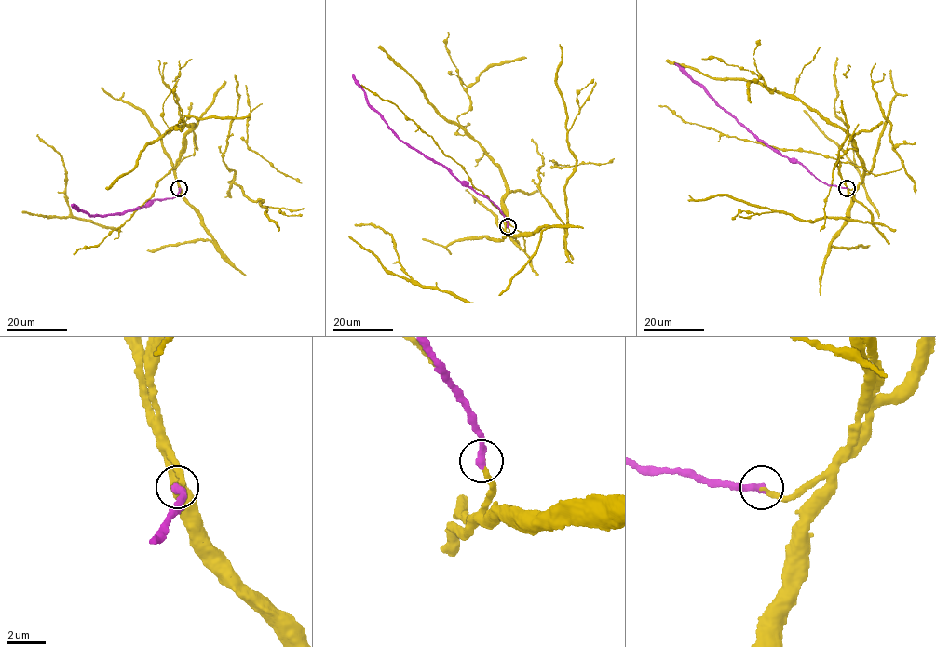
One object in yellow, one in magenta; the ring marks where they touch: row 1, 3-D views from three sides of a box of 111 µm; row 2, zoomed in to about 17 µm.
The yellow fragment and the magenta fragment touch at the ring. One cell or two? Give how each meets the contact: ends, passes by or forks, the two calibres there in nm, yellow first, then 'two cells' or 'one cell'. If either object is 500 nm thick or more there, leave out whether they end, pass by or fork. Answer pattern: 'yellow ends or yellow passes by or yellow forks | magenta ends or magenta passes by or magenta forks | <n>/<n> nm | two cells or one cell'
yellow ends | magenta ends | 280/400 nm | one cell

